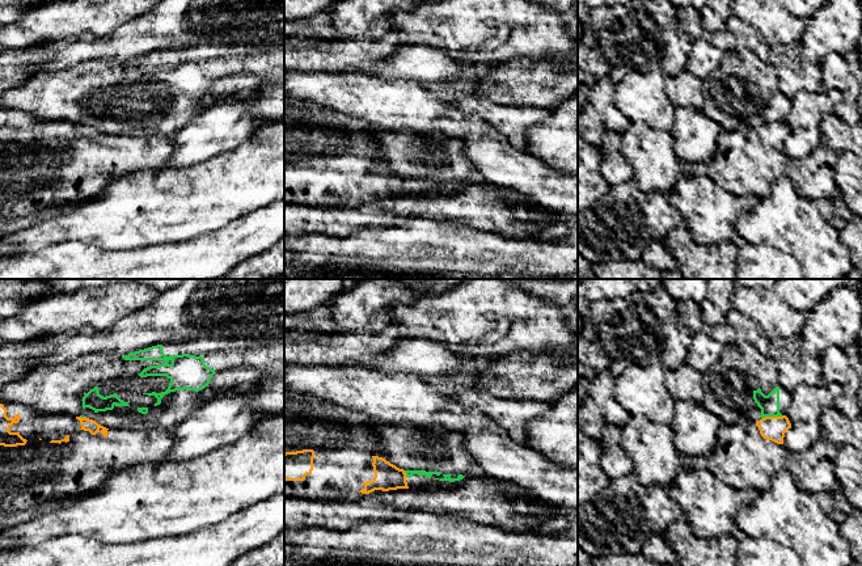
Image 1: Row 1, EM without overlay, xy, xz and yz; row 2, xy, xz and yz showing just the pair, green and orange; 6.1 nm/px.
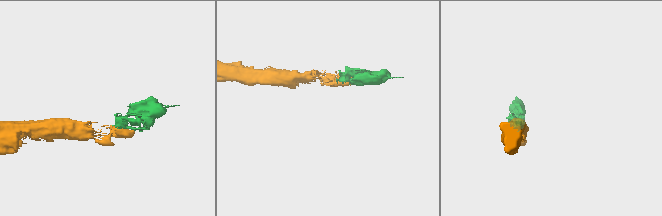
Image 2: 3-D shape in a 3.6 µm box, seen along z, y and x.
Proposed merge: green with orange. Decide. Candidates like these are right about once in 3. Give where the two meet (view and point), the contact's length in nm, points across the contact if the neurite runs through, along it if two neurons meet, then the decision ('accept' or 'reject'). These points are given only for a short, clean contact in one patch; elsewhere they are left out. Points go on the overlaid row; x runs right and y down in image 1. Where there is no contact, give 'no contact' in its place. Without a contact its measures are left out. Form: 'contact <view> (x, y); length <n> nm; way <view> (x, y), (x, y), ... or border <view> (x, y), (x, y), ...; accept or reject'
contact yz (772, 415); length 140 nm; border yz (782, 415), (765, 415), (761, 419); reject

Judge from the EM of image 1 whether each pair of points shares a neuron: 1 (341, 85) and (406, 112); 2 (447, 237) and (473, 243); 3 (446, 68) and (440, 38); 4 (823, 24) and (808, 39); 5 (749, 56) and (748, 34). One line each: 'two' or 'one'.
1: one
2: one
3: two
4: one
5: two

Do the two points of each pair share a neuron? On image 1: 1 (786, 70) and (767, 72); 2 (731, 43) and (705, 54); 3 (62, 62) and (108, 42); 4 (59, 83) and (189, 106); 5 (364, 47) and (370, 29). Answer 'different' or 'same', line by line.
1: different
2: different
3: same
4: same
5: different

